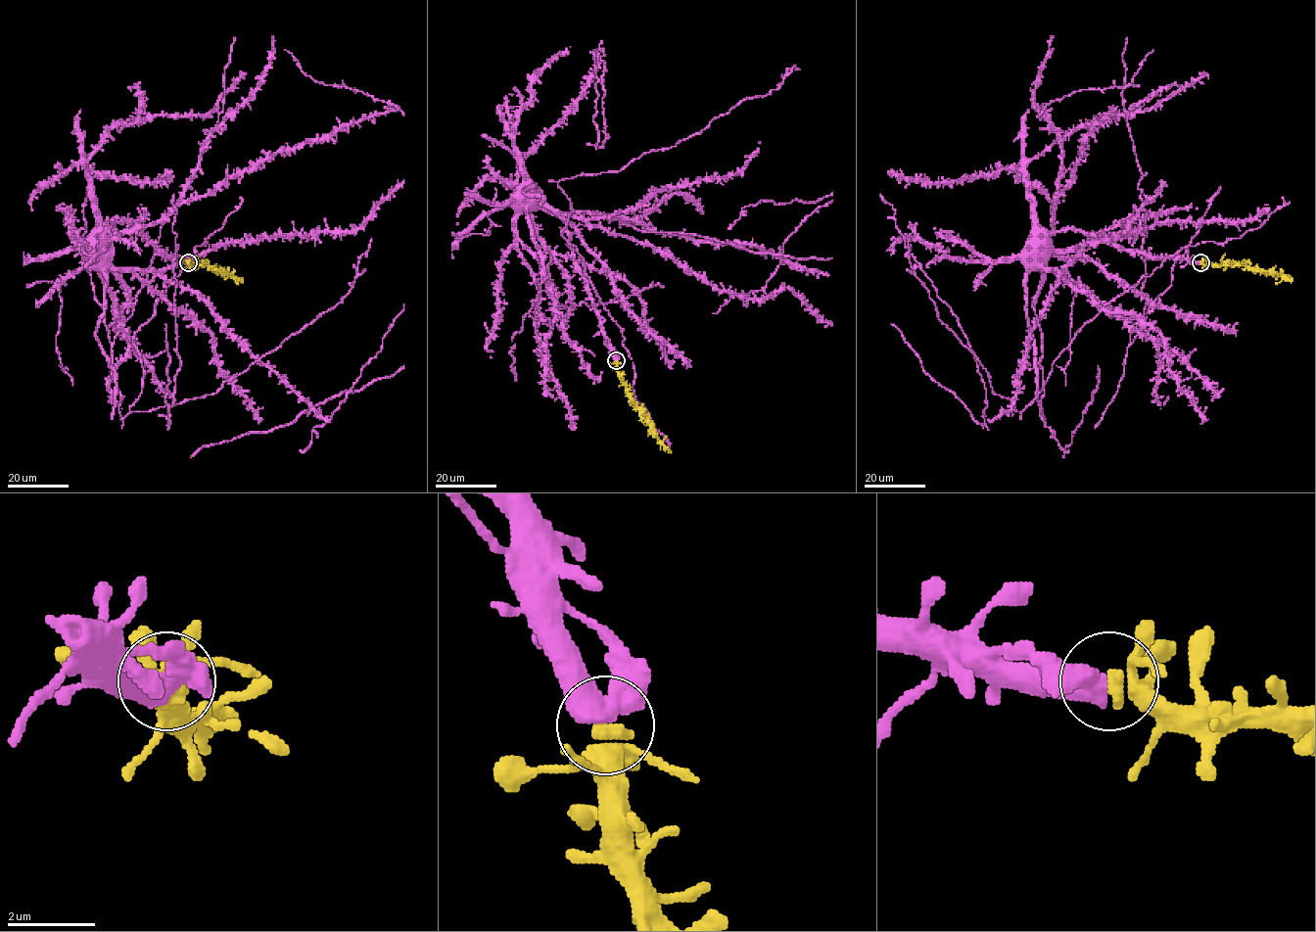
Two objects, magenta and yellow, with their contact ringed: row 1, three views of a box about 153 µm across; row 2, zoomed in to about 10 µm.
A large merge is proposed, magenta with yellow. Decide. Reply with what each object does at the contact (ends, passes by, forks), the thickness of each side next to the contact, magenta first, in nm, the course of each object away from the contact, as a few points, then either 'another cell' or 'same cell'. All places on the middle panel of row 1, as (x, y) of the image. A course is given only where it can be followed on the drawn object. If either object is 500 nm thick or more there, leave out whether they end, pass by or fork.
500/340 nm | magenta via (616, 360), (585, 275), (575, 262), (567, 226), (559, 217), (549, 213), (527, 189) | yellow via (616, 360), (619, 376), (629, 397), (656, 438), (671, 451) | same cell

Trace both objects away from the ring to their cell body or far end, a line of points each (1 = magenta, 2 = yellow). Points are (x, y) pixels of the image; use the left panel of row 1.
1: (188, 262), (168, 257), (139, 229), (121, 231), (98, 246)
2: (188, 262), (227, 272), (242, 282)

